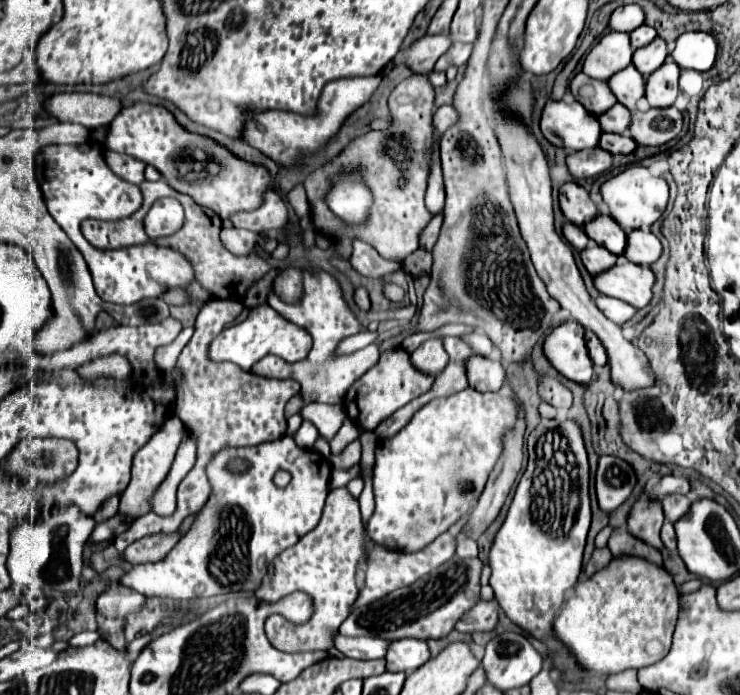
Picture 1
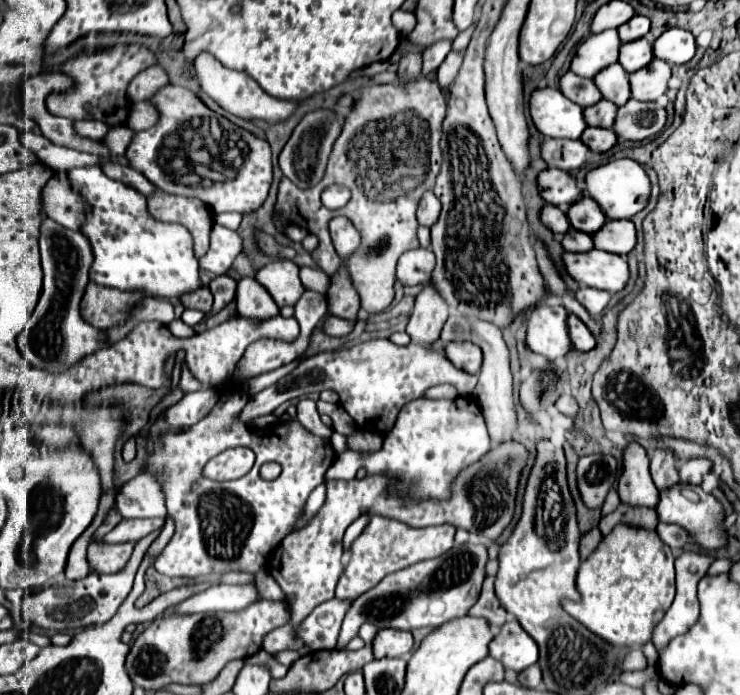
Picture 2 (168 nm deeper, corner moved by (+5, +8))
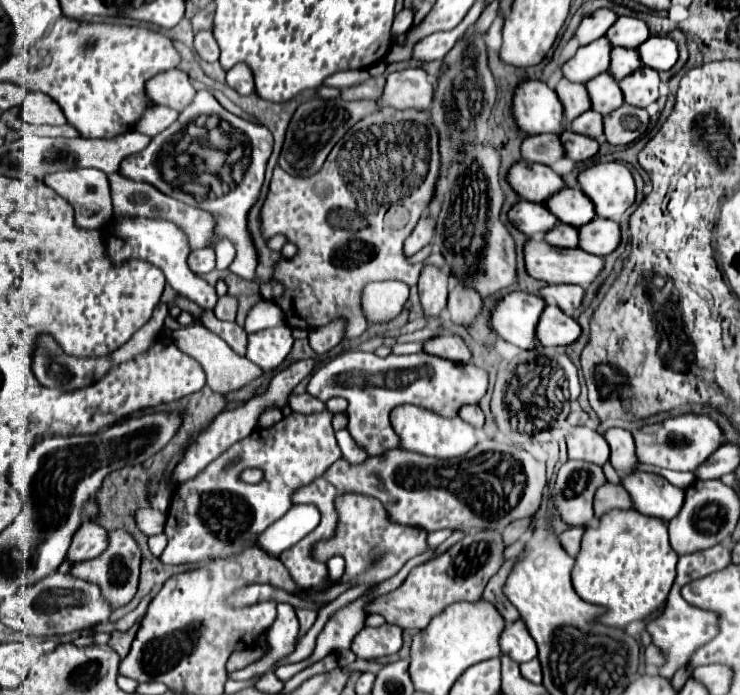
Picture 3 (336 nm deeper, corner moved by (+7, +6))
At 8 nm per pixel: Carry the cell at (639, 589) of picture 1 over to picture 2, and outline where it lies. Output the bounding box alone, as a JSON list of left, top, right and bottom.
[561,525,675,649]

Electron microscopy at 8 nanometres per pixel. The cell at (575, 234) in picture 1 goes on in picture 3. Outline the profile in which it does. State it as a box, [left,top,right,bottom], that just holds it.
[507,199,557,237]

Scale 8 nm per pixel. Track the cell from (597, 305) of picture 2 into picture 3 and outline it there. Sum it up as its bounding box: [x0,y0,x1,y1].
[539,285,583,309]

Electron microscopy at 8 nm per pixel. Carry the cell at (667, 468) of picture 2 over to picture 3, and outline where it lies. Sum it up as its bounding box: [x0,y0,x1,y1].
[633,413,723,471]

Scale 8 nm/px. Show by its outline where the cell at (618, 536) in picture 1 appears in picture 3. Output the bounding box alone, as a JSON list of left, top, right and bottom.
[595,483,631,517]

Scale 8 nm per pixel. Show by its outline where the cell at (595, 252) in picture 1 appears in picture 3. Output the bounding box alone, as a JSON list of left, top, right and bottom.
[545,223,579,247]

